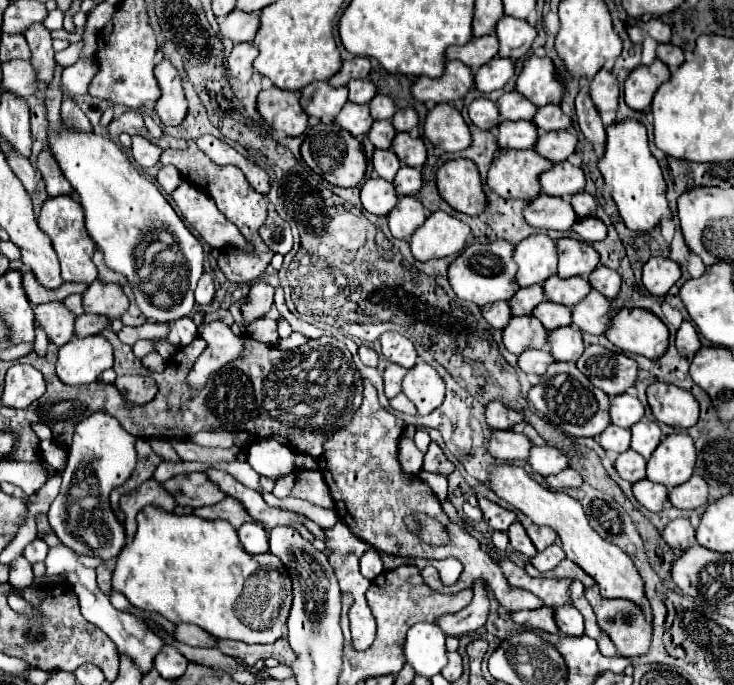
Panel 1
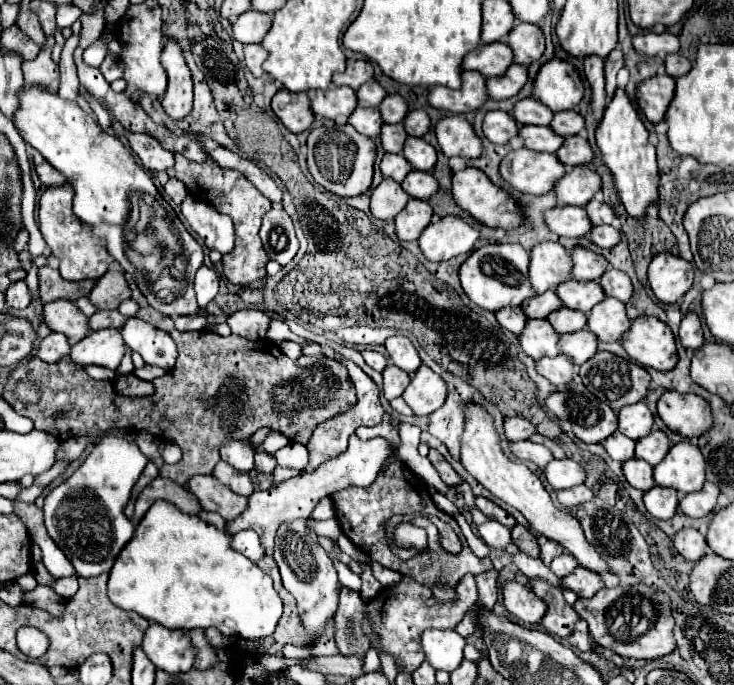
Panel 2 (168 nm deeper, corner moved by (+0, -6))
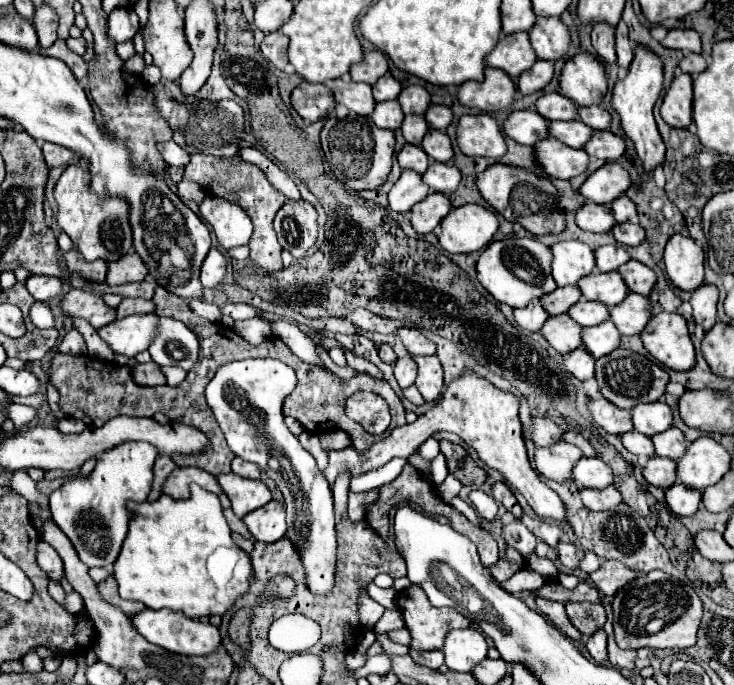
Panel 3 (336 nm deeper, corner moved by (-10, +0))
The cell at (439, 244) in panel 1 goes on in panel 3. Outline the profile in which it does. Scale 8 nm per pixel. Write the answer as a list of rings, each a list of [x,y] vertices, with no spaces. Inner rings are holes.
[[[466,204],[450,210],[440,226],[440,246],[450,254],[468,254],[490,244],[498,230],[498,218],[480,204]]]

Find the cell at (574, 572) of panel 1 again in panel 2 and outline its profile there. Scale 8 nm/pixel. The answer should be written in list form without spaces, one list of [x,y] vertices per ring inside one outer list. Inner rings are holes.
[[[576,568],[568,576],[560,578],[560,588],[574,590],[580,598],[592,598],[600,588],[604,588],[604,582],[598,574],[586,568]]]

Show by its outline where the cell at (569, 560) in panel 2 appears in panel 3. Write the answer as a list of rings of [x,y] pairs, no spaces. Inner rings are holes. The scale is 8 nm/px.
[[[586,552],[586,556],[584,556],[584,560],[580,562],[580,570],[584,570],[584,572],[594,572],[594,570],[598,570],[598,566],[602,564],[602,560],[594,554],[594,552]]]

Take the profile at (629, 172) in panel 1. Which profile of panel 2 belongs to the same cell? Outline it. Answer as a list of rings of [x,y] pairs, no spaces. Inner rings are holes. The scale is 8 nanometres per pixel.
[[[616,90],[612,102],[604,110],[604,118],[596,130],[596,144],[600,150],[602,164],[614,178],[614,188],[622,200],[628,216],[644,218],[648,208],[658,202],[660,172],[656,164],[654,146],[648,142],[648,130],[638,118],[638,112],[624,90]]]

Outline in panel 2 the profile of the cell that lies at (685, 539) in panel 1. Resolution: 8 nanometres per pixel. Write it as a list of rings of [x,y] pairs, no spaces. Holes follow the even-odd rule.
[[[682,528],[680,532],[676,532],[674,536],[674,548],[690,562],[698,562],[698,558],[704,556],[704,548],[706,548],[706,540],[704,536],[694,530],[694,528]]]

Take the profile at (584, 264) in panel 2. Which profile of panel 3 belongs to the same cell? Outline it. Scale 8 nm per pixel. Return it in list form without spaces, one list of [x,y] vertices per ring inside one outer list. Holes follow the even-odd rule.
[[[616,244],[616,246],[600,246],[596,250],[596,266],[598,266],[600,272],[618,270],[628,260],[630,260],[630,256],[624,250],[624,246],[620,246],[620,244]]]

